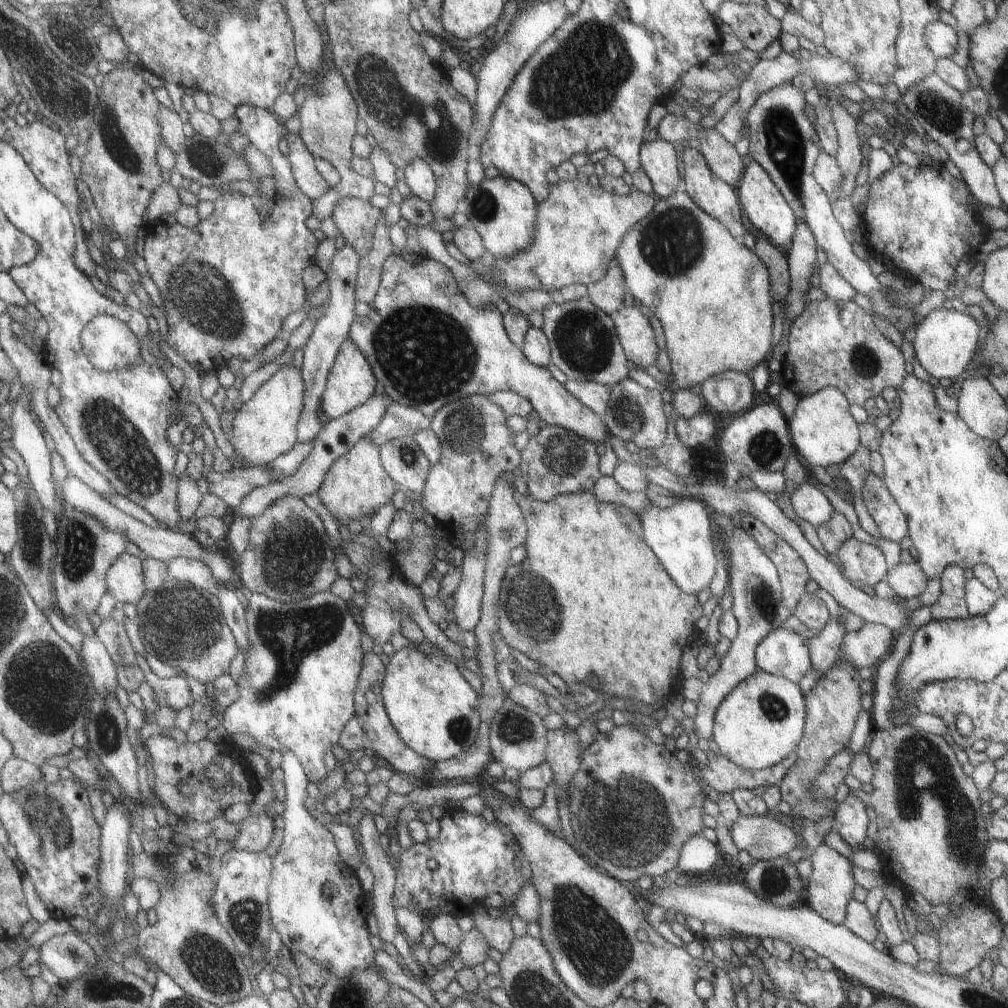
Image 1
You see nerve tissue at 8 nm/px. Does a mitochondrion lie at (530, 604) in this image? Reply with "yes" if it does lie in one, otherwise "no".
yes

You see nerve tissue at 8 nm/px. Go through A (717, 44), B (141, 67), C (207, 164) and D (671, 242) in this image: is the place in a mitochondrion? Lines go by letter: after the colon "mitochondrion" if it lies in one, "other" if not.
A: other
B: other
C: mitochondrion
D: mitochondrion

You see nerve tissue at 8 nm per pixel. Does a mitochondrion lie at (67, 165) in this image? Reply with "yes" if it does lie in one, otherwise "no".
no

